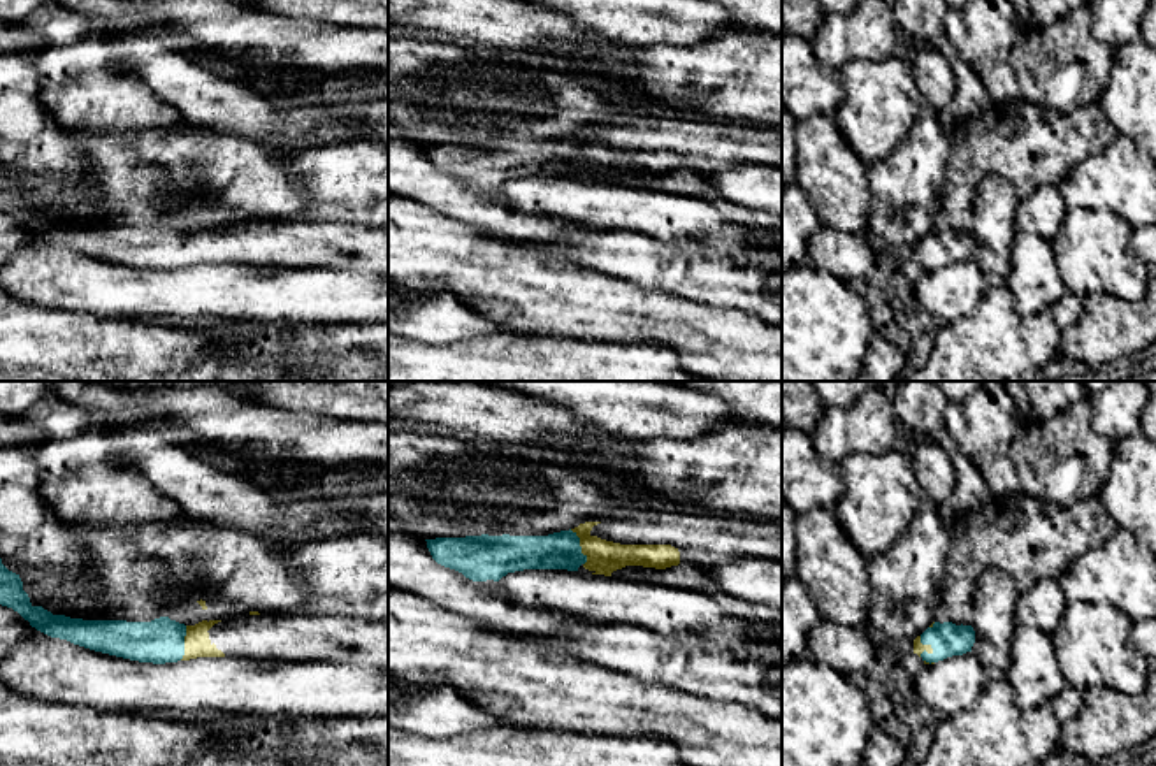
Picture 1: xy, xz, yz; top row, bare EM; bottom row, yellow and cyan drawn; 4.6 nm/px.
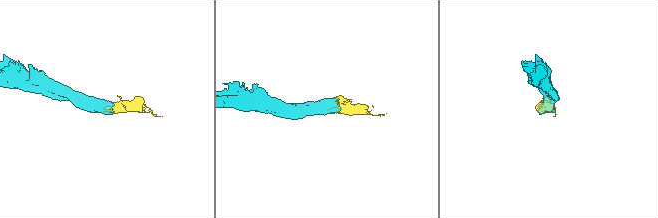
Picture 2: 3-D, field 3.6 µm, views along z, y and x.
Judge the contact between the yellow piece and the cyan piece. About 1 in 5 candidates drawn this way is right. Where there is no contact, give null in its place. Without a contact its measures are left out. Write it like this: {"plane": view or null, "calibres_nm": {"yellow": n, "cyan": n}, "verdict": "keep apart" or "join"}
{"plane": "xz", "calibres_nm": {"yellow": 150, "cyan": 180}, "verdict": "join"}

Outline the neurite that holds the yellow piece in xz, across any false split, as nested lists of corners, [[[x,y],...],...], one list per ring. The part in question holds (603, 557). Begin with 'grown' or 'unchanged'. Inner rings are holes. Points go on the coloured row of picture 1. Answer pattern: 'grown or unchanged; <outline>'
grown; [[[654,506],[638,513],[613,511],[601,522],[585,522],[574,529],[548,536],[466,536],[425,539],[432,559],[462,573],[473,582],[499,582],[524,569],[567,569],[580,566],[592,574],[611,576],[625,566],[666,569],[694,566],[701,571],[734,559],[782,560],[782,527],[750,517],[727,517],[694,508]]]

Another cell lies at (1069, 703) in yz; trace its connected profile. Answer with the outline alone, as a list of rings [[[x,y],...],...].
[[[991,675],[966,712],[942,717],[933,745],[915,766],[1030,766],[1059,750],[1061,724],[1086,706],[1066,685],[1054,699],[1019,708],[1003,675]]]

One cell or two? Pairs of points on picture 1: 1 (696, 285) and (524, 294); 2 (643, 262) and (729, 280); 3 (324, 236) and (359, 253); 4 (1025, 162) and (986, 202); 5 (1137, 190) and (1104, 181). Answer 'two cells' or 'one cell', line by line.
1: two cells
2: one cell
3: one cell
4: two cells
5: one cell

